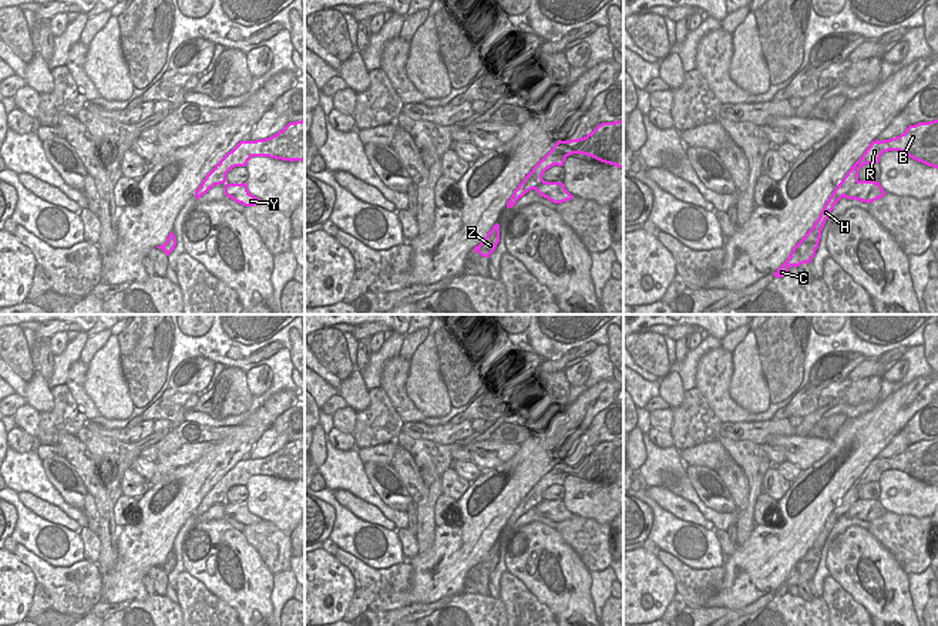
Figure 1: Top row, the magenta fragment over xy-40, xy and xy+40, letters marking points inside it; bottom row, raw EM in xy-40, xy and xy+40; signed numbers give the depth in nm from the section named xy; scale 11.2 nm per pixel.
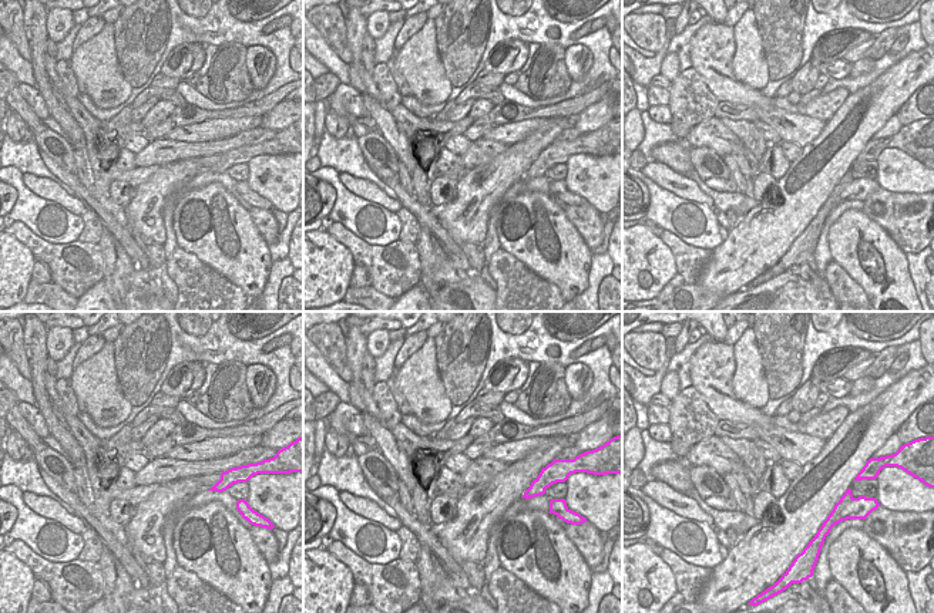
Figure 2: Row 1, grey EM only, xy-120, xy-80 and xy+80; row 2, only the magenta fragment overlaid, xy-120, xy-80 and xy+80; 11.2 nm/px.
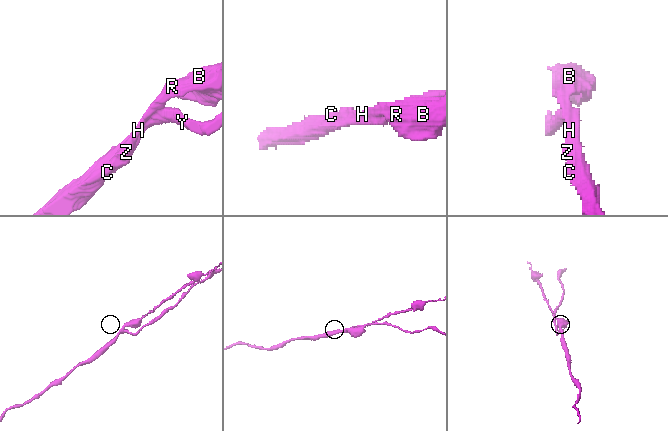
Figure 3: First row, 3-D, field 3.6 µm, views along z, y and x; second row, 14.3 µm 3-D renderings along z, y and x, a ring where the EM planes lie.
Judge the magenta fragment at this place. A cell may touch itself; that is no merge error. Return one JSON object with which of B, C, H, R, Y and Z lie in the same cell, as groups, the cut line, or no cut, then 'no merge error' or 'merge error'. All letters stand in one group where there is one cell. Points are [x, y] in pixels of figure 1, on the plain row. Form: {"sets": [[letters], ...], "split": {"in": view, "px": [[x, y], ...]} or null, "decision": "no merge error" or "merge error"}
{"sets": [["B", "C", "H", "R", "Z"], ["Y"]], "split": {"in": "xy+40", "px": [[859, 500], [844, 515]]}, "decision": "merge error"}

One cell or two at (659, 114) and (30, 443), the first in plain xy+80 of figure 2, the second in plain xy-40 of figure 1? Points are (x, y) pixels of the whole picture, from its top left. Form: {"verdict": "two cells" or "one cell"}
{"verdict": "one cell"}

